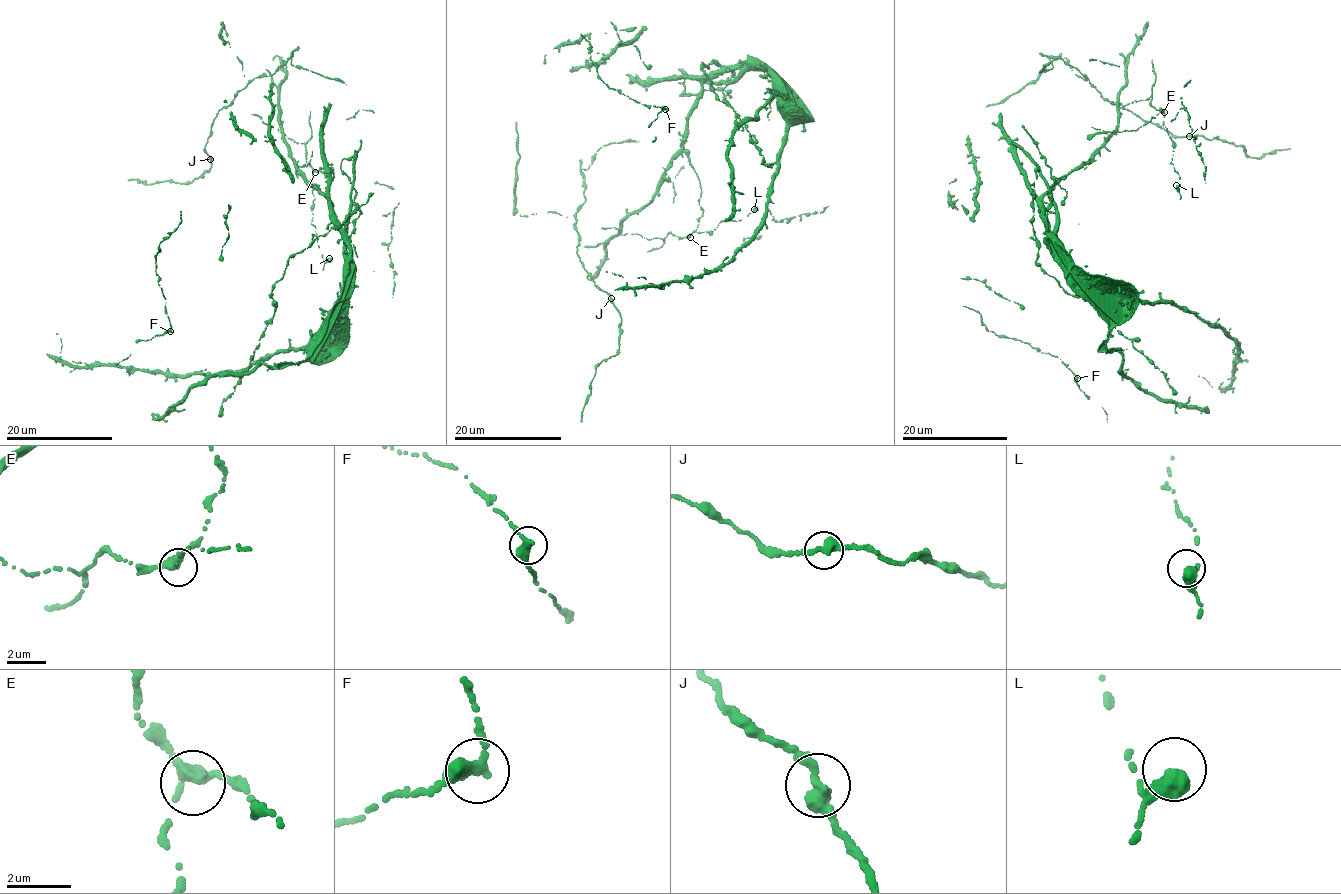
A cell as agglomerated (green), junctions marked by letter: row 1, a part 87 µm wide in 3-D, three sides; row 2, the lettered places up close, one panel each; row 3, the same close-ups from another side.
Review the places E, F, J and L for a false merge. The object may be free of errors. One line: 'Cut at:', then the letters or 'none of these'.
Cut at: none of these

